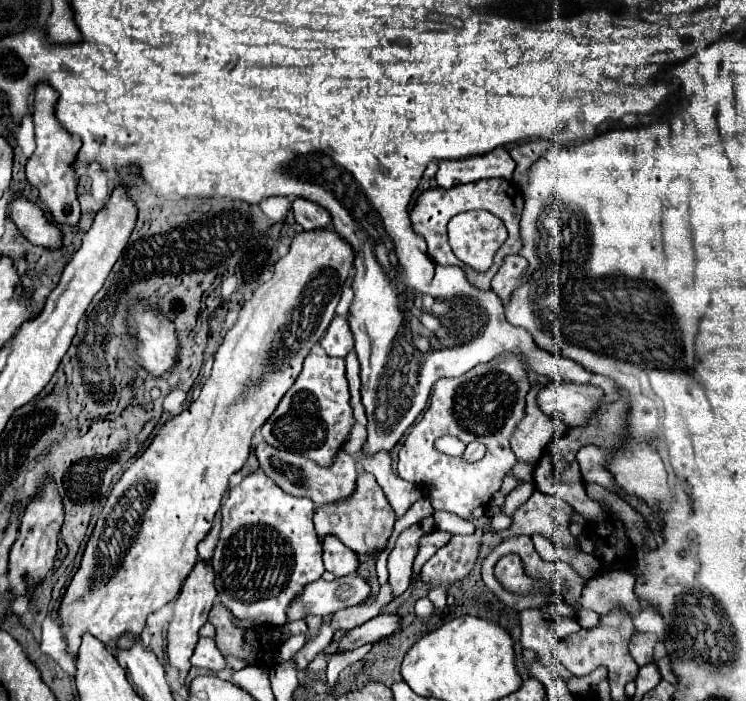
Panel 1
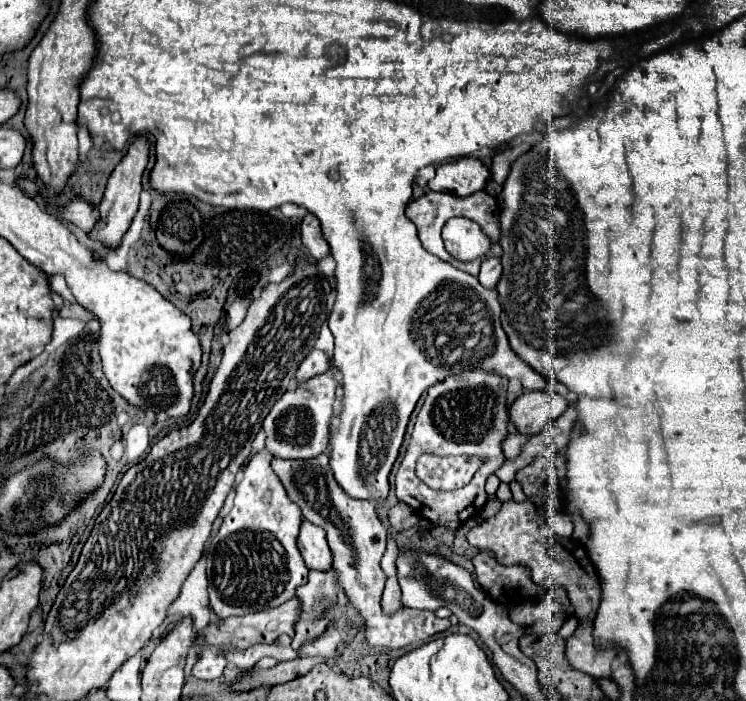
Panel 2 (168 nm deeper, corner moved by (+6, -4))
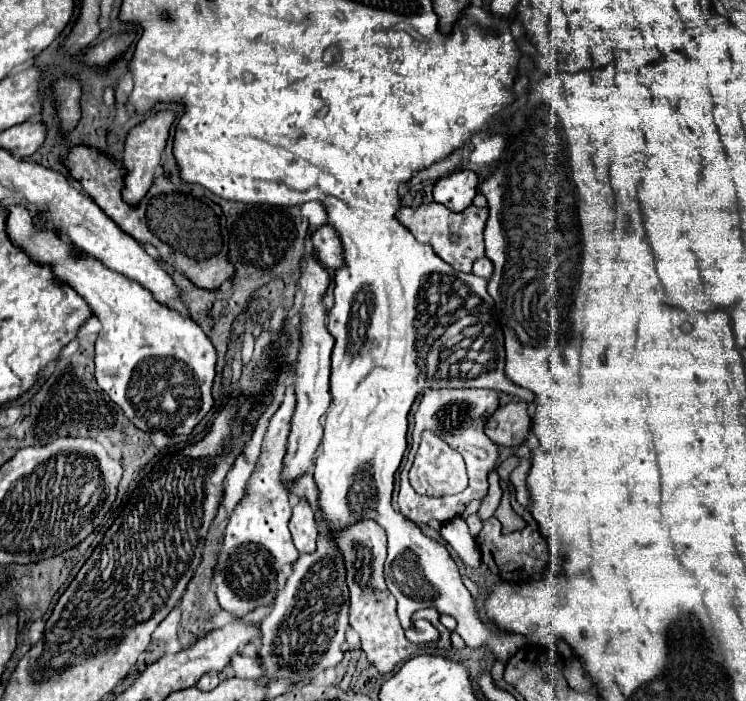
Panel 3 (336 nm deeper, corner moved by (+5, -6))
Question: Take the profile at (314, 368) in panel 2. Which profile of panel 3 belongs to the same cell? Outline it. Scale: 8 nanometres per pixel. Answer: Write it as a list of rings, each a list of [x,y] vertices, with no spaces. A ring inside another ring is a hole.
[[[294,384],[286,386],[284,402],[272,416],[266,436],[262,440],[262,452],[254,464],[254,470],[246,482],[244,496],[230,514],[224,530],[224,540],[214,566],[214,586],[222,610],[244,618],[258,606],[270,606],[276,594],[284,588],[288,572],[294,560],[300,556],[292,544],[288,520],[292,514],[290,494],[282,484],[282,468],[286,456],[286,440],[290,434],[290,422],[296,408]]]

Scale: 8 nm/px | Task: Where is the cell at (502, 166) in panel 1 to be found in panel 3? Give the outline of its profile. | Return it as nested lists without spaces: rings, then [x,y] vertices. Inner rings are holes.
[[[458,170],[434,184],[434,200],[454,212],[468,208],[478,192],[478,176],[472,170]]]

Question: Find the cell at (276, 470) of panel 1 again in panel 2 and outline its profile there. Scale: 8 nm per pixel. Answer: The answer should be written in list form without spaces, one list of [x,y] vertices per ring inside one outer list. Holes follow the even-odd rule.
[[[327,454],[315,456],[311,460],[275,458],[271,466],[273,472],[281,478],[289,498],[299,504],[303,516],[327,532],[327,544],[333,554],[331,566],[339,574],[339,584],[347,594],[349,602],[361,614],[365,622],[365,640],[371,646],[385,646],[391,650],[399,650],[413,642],[425,642],[431,636],[451,628],[451,622],[447,618],[441,620],[433,612],[425,610],[415,612],[409,608],[399,608],[393,614],[385,614],[381,610],[381,594],[387,580],[387,576],[379,566],[379,560],[385,554],[385,534],[387,534],[385,526],[375,514],[373,504],[369,504],[367,500],[349,498],[339,488],[339,484],[333,480]]]

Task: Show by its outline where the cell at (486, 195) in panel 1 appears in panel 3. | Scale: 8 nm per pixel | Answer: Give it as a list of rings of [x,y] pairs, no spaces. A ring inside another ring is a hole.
[[[430,202],[430,204],[420,204],[416,210],[410,208],[400,208],[396,218],[406,224],[406,228],[414,234],[414,238],[422,244],[430,244],[434,248],[434,252],[446,260],[452,268],[456,268],[458,272],[472,272],[472,264],[480,258],[486,256],[484,250],[484,226],[488,220],[488,208],[478,208],[478,206],[468,206],[462,212],[452,212],[446,206],[438,204],[438,202]],[[458,234],[460,242],[452,242],[450,236]]]

